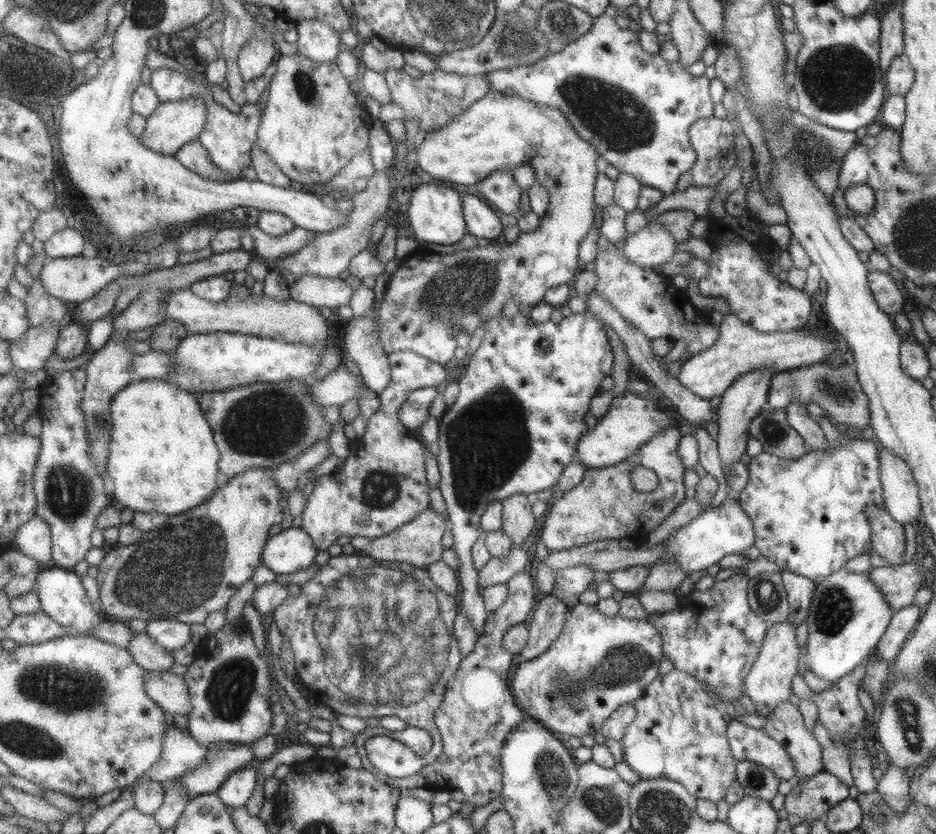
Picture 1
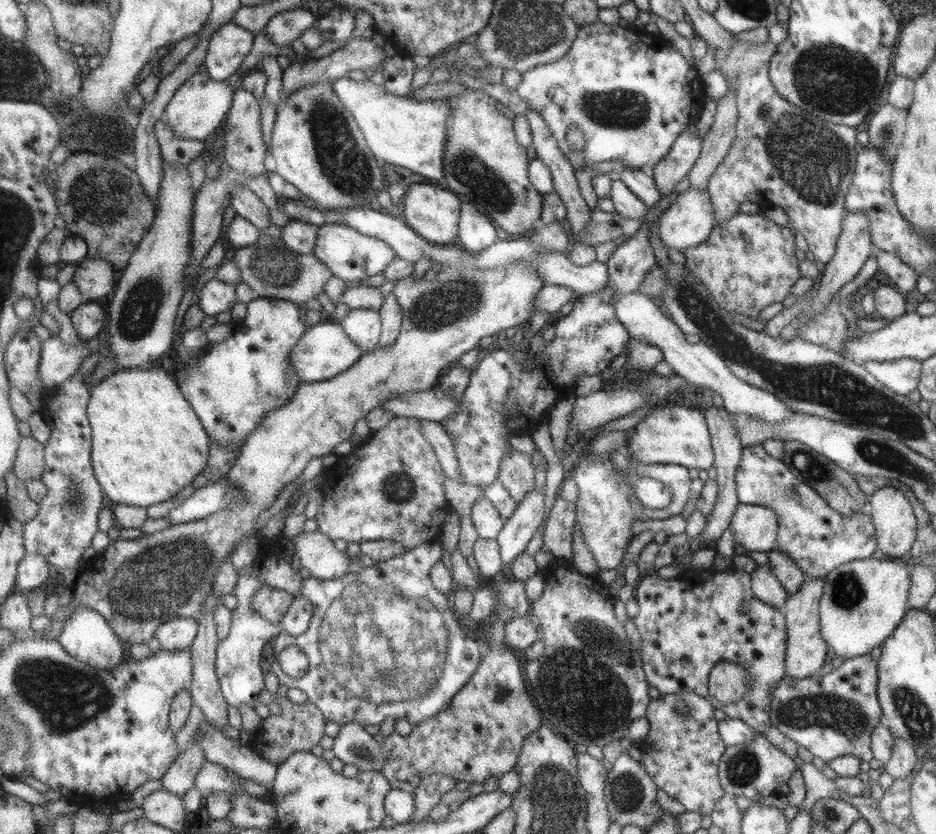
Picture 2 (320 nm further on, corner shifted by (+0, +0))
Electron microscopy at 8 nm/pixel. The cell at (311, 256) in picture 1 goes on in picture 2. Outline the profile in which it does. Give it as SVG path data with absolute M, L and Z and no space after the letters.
M265 233L249 246L236 248L231 260L240 274L240 282L245 283L257 297L273 297L288 300L296 305L315 298L329 280L330 272L313 254L299 254L280 244L280 240L270 240Z

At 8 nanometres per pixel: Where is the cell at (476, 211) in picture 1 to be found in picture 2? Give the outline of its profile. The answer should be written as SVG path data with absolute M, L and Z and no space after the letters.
M463 199L460 204L456 244L471 252L487 248L493 241L497 240L495 226L489 220L489 217L481 214L474 207L474 203L465 202Z

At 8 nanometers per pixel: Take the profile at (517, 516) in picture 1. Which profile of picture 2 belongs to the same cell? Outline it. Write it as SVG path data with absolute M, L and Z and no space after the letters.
M512 450L507 456L503 456L497 479L503 488L510 492L516 504L533 490L534 470L535 467L527 454Z

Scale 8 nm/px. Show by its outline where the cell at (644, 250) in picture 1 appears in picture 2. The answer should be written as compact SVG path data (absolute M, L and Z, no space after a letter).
M690 187L686 192L677 194L676 199L660 214L657 224L657 234L666 249L672 248L682 252L689 247L702 246L716 224L707 191Z

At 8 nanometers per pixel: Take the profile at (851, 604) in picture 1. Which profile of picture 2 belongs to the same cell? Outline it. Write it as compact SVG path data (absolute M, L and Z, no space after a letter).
M869 557L854 560L835 567L824 576L819 599L819 626L825 644L834 650L836 656L850 659L867 654L889 636L899 621L905 616L908 606L910 563L900 559Z

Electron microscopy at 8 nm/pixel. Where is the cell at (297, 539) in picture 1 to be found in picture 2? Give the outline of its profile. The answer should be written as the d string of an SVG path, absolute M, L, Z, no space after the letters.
M317 531L302 532L292 542L296 565L306 568L309 576L319 582L341 578L348 573L347 566L351 559L347 559L345 550L339 551L333 547L333 541L327 536Z

